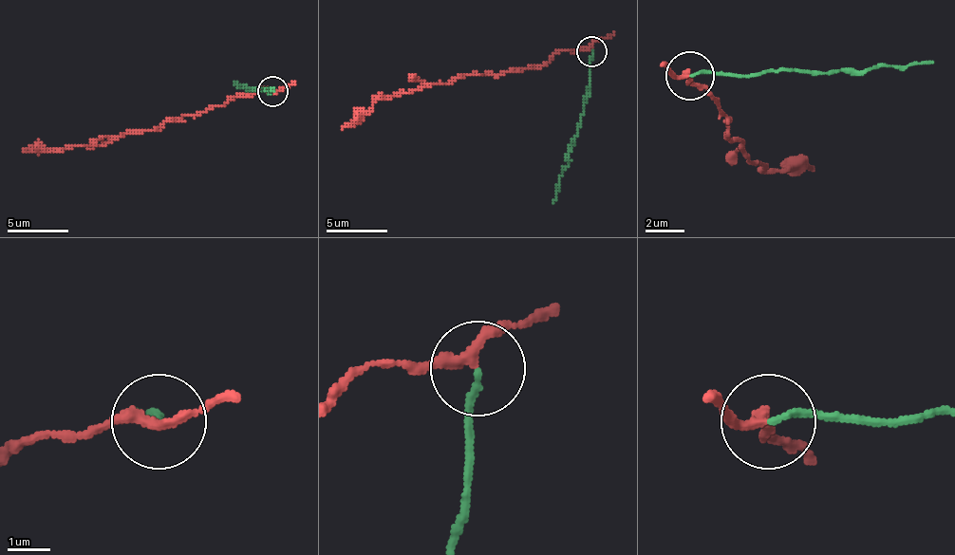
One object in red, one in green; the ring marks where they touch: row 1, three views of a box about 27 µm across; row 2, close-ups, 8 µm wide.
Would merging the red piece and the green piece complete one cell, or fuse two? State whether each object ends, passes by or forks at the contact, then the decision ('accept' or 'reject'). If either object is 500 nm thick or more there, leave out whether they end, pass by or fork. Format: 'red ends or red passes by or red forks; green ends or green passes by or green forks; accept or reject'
red passes by; green ends; reject

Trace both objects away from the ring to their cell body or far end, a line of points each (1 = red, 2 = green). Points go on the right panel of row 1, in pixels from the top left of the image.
1: (688, 74), (688, 79), (713, 99), (727, 119), (727, 138), (742, 142), (752, 162), (761, 167), (815, 172)
2: (688, 74), (761, 74), (932, 60)

